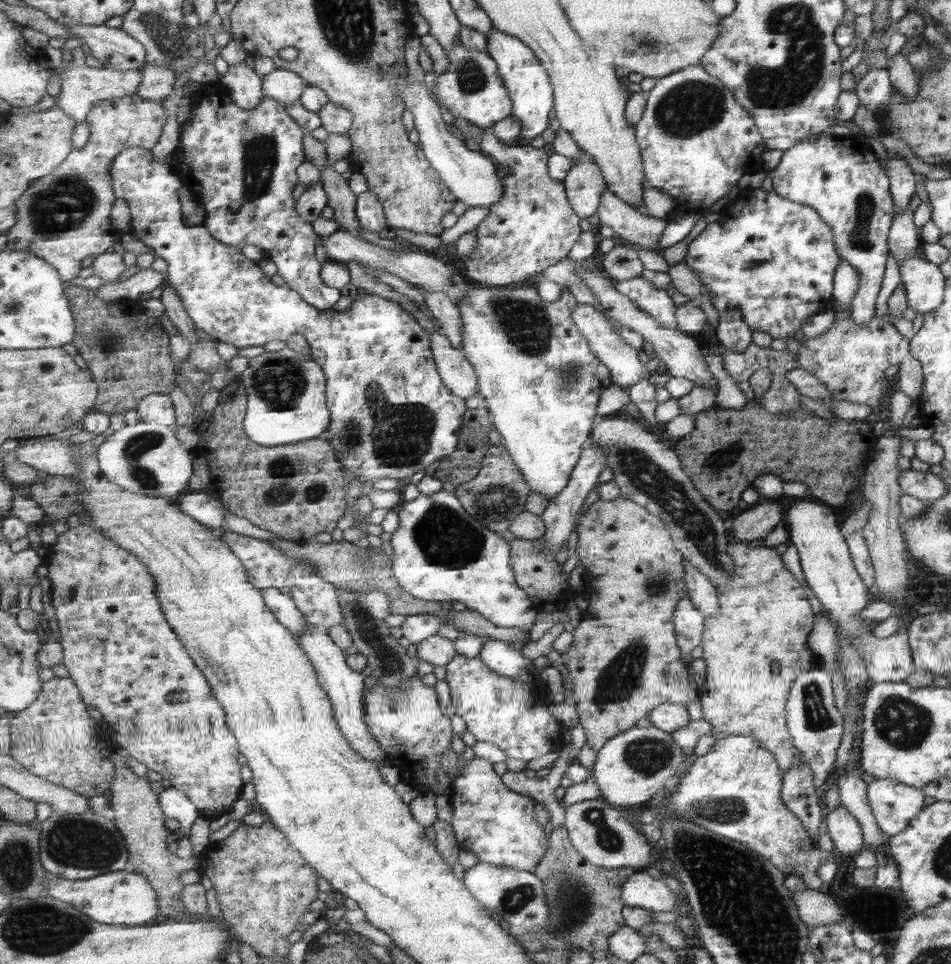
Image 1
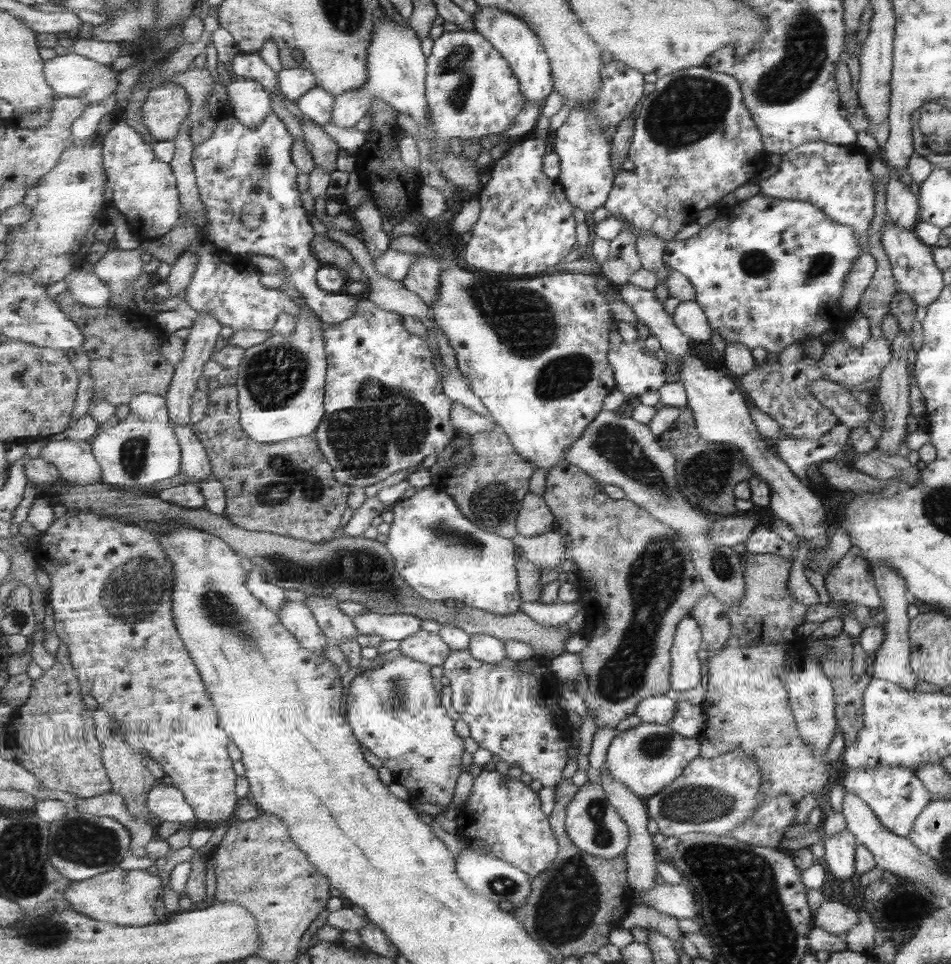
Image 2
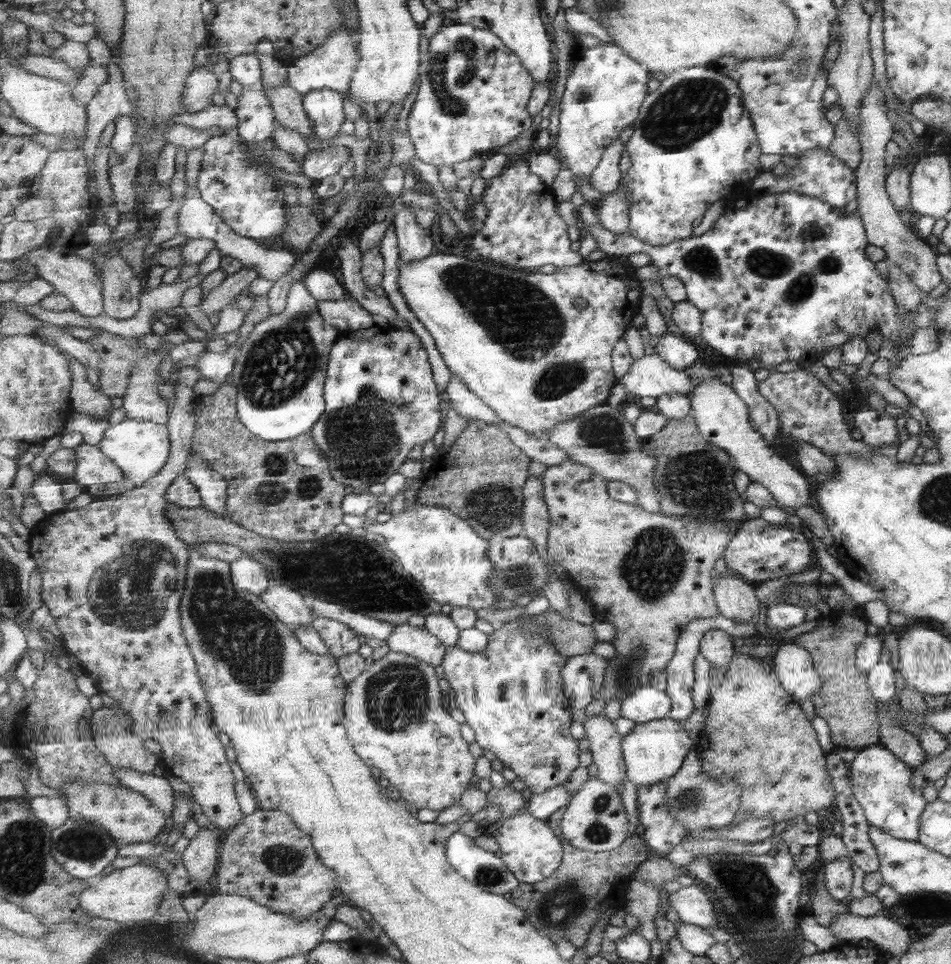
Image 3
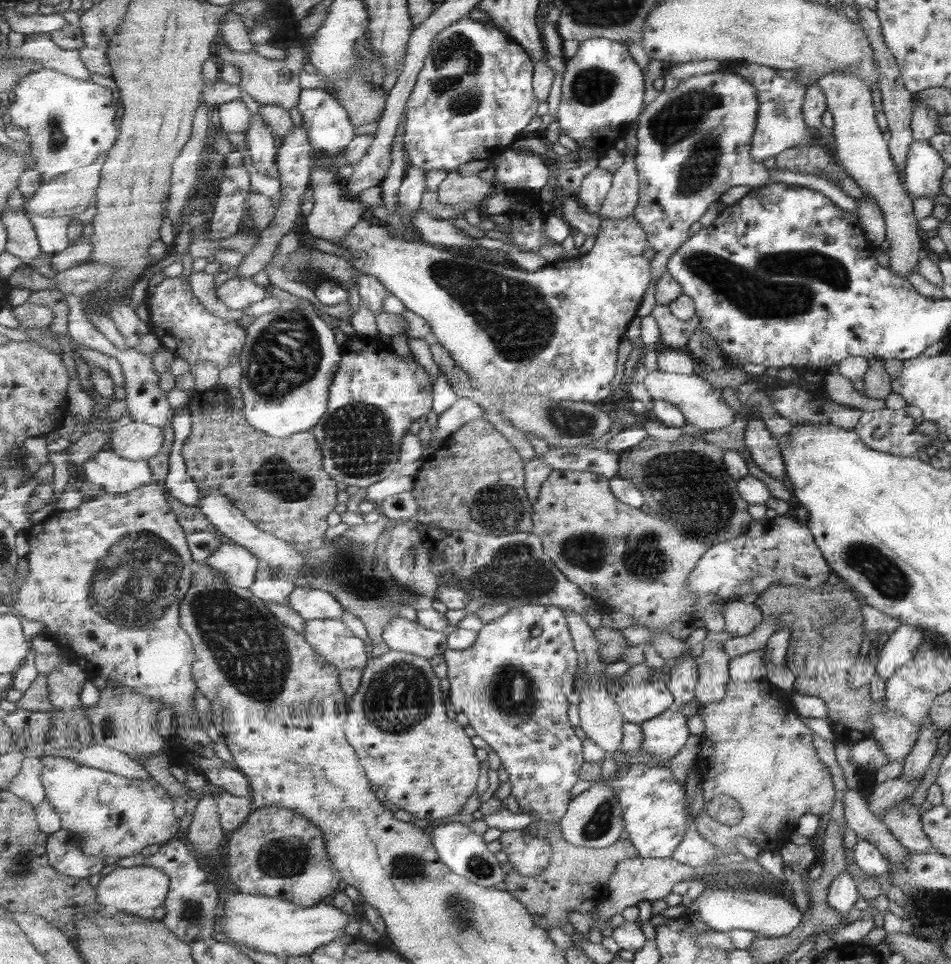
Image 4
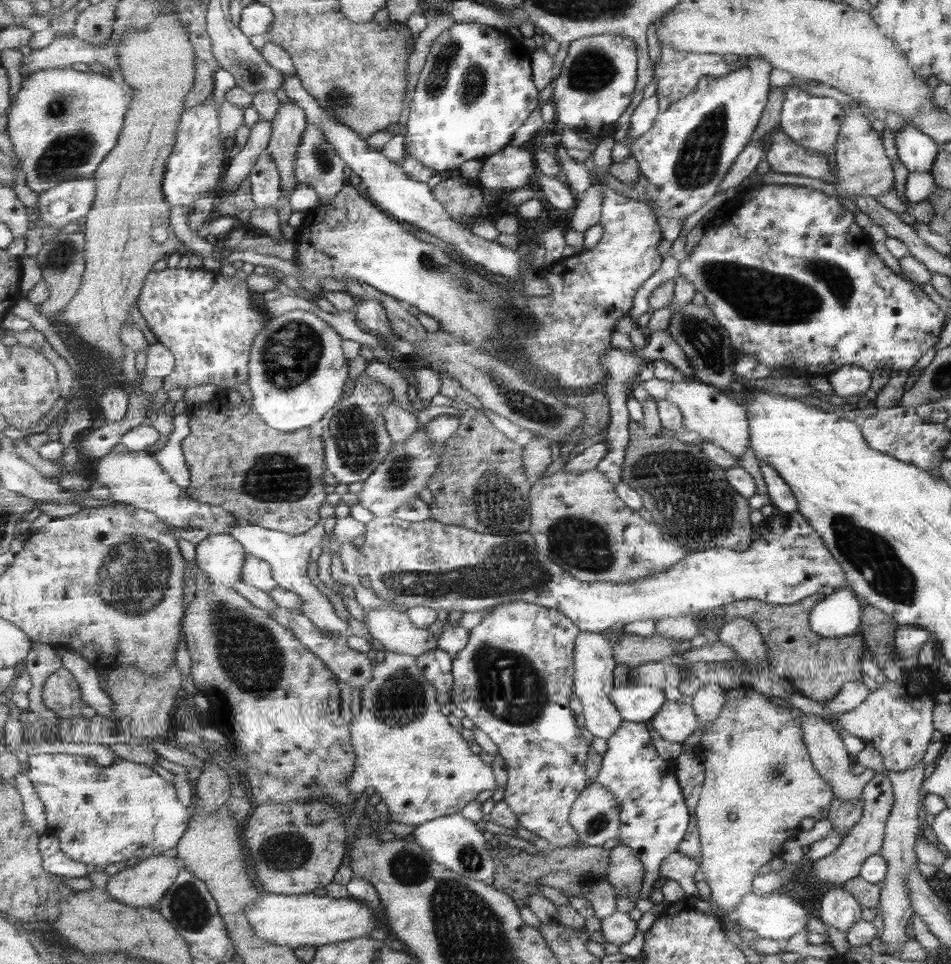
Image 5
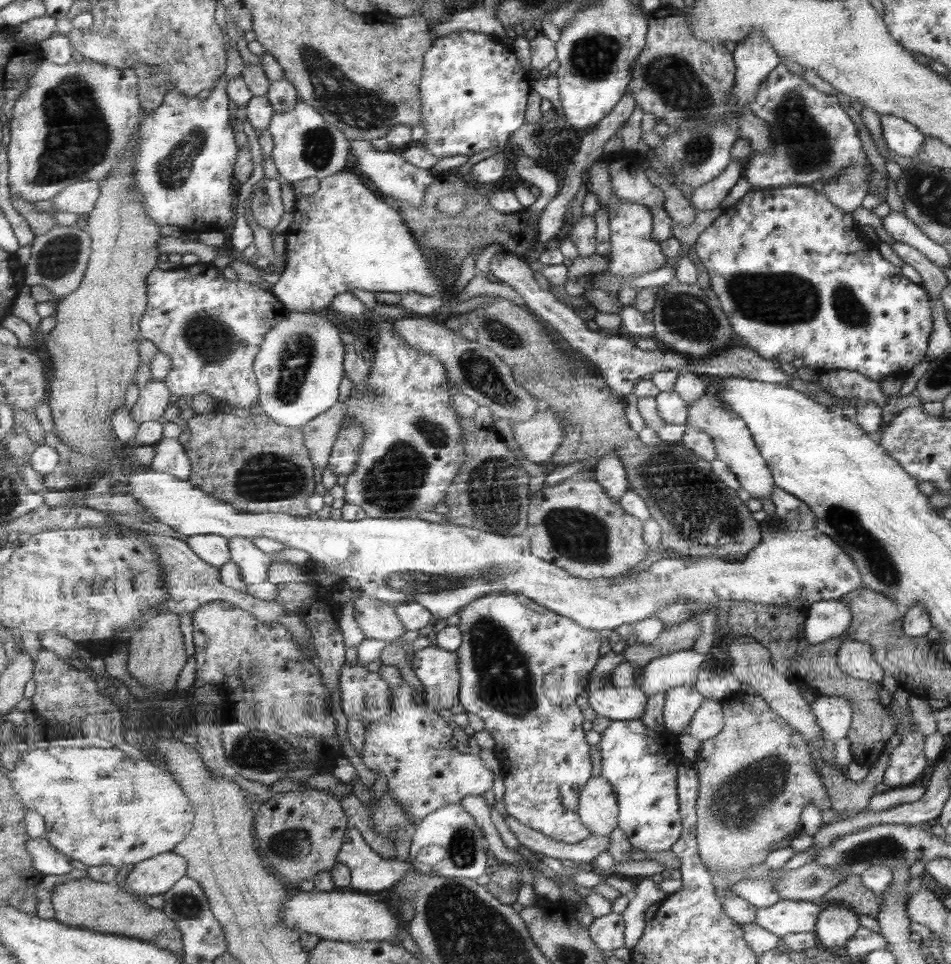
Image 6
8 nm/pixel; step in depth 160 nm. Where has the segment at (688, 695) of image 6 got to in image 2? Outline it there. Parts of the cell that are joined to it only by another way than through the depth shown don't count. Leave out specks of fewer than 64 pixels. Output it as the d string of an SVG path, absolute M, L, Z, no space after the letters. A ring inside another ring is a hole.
M641 723L637 728L617 732L607 749L610 773L635 794L648 800L666 789L699 754L698 738L684 737L671 725Z

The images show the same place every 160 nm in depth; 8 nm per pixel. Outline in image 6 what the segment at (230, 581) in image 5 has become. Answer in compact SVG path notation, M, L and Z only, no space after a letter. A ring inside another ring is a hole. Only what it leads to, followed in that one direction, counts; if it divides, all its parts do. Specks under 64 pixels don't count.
M198 534L188 537L186 543L198 554L207 564L216 566L218 569L226 562L232 560L230 539L223 535Z

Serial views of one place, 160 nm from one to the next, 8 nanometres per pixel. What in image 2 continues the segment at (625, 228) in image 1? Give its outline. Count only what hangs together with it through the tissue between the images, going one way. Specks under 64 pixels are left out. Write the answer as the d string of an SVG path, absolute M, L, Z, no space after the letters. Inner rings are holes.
M628 220L623 221L623 227L636 234L637 250L639 251L642 268L652 272L658 278L658 284L666 284L670 277L670 267L664 261L663 255L667 241L659 238L654 232L642 232L635 228Z

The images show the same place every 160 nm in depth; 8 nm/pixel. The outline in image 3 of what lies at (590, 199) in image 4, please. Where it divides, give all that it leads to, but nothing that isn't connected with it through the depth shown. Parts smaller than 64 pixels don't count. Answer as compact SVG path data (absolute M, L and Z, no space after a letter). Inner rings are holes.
M619 139L611 146L606 148L602 161L594 170L590 178L590 186L594 190L600 190L601 198L617 191L622 184L621 168L619 168L619 160L621 160L621 152L626 145Z

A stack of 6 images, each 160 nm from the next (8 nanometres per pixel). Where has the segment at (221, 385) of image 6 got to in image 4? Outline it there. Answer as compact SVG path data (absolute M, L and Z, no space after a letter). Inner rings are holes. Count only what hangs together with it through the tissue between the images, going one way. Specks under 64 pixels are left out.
M184 277L164 278L156 287L149 288L145 295L146 306L150 314L150 326L160 346L173 352L193 368L199 363L215 363L223 370L233 364L233 358L239 359L247 341L247 331L239 322L227 322L212 314L193 294L193 288Z

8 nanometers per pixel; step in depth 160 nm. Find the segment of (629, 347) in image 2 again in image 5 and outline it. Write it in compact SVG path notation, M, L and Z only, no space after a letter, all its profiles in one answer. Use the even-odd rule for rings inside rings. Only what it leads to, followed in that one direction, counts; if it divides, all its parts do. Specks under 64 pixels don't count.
M654 376L646 382L642 382L641 385L657 402L671 400L682 413L683 427L692 436L700 436L708 443L717 445L725 452L729 452L729 455L733 459L737 459L739 463L745 454L748 440L750 440L745 408L736 404L733 399L727 398L727 395L723 395L711 385L701 383L695 378L692 381L681 380L681 382L671 383Z

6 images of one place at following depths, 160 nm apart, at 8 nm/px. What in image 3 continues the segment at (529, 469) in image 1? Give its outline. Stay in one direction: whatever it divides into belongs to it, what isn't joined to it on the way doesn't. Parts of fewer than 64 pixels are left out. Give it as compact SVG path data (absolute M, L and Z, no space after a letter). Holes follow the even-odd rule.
M473 249L473 252L471 252L473 255L471 255L471 258L469 256L459 256L459 254L443 254L443 253L433 253L432 255L423 257L421 260L413 261L410 263L403 263L399 267L399 276L398 276L398 287L399 290L402 292L402 295L406 297L407 304L409 305L409 308L415 313L415 316L417 316L417 319L427 327L427 331L431 333L433 336L433 339L436 341L437 350L441 352L441 356L443 356L443 359L445 360L445 363L447 364L448 368L451 370L452 374L456 374L459 378L463 379L463 382L465 382L465 385L469 387L469 390L473 392L474 394L477 394L479 398L483 400L487 404L487 406L491 407L503 420L505 423L509 423L513 427L522 428L525 429L527 432L537 434L539 436L544 436L545 434L548 434L548 432L557 424L560 422L563 422L565 419L570 419L573 417L576 417L578 414L584 413L586 410L589 410L590 408L593 408L595 406L603 406L607 405L607 400L609 400L609 394L611 394L611 388L615 386L615 383L618 382L617 376L613 374L613 350L615 350L615 344L619 342L619 340L623 340L623 337L625 337L625 334L627 333L627 329L631 327L631 324L633 322L633 318L635 318L635 315L640 313L640 309L642 306L642 290L644 289L642 287L642 281L640 281L635 275L634 272L626 265L625 261L622 261L622 259L627 259L627 256L606 256L605 258L599 259L599 262L588 262L588 263L581 263L579 266L570 266L567 268L561 268L556 269L553 273L550 274L544 274L543 272L535 271L535 272L529 272L522 269L514 269L513 267L507 267L499 264L487 264L487 260L484 260L482 256L478 256L475 249ZM575 300L586 300L586 304L588 304L584 308L575 308Z

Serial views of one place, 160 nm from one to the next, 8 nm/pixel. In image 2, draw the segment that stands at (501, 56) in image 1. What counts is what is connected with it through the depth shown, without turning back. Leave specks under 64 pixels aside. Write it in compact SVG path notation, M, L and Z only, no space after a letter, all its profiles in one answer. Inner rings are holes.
M480 6L477 12L472 14L472 19L474 28L484 34L510 62L511 68L522 82L522 91L528 102L543 105L547 96L555 89L554 74L546 46L543 46L542 38L536 30L528 22L519 18L519 15L495 7Z

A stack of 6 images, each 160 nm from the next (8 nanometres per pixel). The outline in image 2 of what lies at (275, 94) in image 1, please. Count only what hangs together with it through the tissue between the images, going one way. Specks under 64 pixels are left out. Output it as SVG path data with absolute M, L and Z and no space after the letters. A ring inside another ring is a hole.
M303 67L284 68L278 73L278 80L284 97L293 102L298 102L304 94L318 86L316 74Z

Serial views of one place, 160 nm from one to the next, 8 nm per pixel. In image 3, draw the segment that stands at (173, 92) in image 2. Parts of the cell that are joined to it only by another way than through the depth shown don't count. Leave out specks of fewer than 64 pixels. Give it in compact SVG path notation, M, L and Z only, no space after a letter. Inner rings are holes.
M210 66L197 67L187 81L184 105L187 113L196 113L213 106L213 96L225 94L234 78L230 72L216 75Z

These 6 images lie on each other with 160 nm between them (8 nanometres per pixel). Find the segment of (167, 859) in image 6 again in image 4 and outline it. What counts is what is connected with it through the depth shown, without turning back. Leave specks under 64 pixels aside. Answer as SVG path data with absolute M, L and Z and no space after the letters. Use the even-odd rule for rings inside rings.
M149 864L132 868L116 868L100 880L97 886L98 897L111 912L118 911L127 915L151 914L156 908L164 906L170 891L170 883L171 880L169 876L165 874L165 871L159 870L159 868L155 868Z

